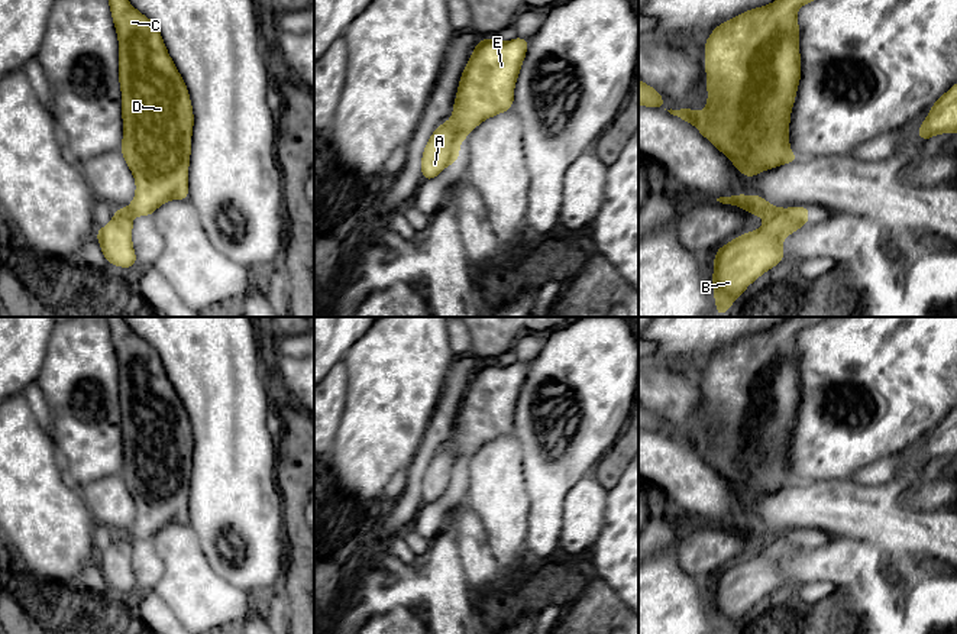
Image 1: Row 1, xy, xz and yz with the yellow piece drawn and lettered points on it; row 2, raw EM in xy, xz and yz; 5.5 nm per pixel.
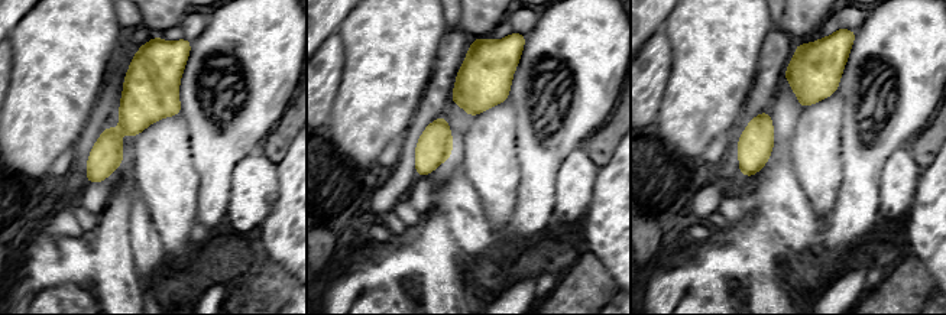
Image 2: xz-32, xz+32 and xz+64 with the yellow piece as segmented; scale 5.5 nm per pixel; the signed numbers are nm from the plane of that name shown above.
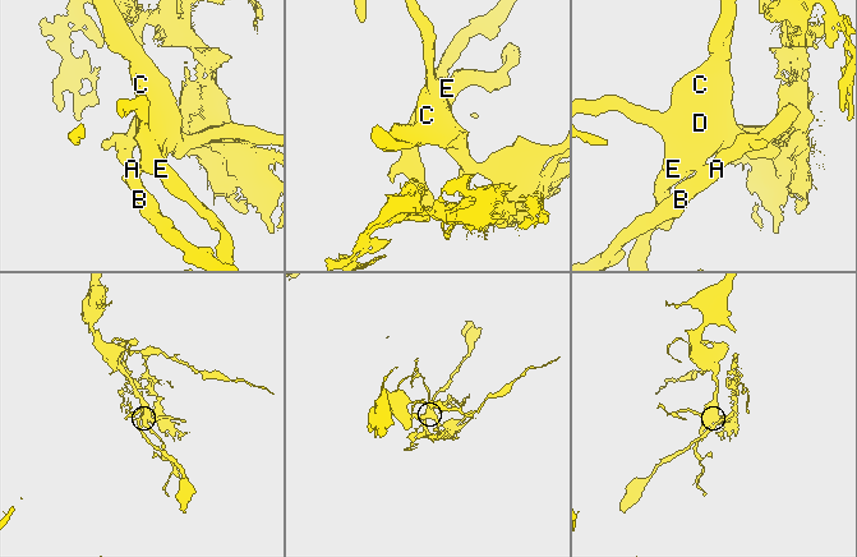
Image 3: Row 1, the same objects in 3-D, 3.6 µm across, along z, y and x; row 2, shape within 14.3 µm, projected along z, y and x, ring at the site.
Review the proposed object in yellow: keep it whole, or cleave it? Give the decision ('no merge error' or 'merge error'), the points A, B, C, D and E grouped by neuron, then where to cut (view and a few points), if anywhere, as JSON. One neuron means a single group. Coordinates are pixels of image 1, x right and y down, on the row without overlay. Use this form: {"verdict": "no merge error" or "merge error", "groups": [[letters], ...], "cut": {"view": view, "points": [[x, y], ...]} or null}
{"verdict": "merge error", "groups": [["A", "B"], ["C", "D", "E"]], "cut": {"view": "xz", "points": [[449, 446], [462, 463]]}}

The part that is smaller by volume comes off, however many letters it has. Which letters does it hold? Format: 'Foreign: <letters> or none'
Foreign: A, B

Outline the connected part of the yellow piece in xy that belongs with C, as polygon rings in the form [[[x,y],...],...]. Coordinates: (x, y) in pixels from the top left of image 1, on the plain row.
[[[106,317],[119,362],[123,466],[136,518],[126,533],[133,540],[152,540],[168,524],[188,524],[188,488],[194,449],[190,418],[172,386],[158,350],[138,336],[123,317]]]

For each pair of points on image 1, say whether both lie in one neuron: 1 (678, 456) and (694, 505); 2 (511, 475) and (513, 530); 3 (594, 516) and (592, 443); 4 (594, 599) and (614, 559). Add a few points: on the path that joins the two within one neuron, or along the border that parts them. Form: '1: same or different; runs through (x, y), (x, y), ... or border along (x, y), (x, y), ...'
1: same; runs through (678, 468), (694, 488), (694, 494)
2: same; runs through (511, 488), (511, 517)
3: different; border along (589, 472), (565, 497)
4: different; border along (592, 575), (623, 602)

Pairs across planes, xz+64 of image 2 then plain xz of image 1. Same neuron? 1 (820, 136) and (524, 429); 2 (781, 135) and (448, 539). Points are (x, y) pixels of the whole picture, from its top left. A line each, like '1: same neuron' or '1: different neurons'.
1: different neurons
2: different neurons

